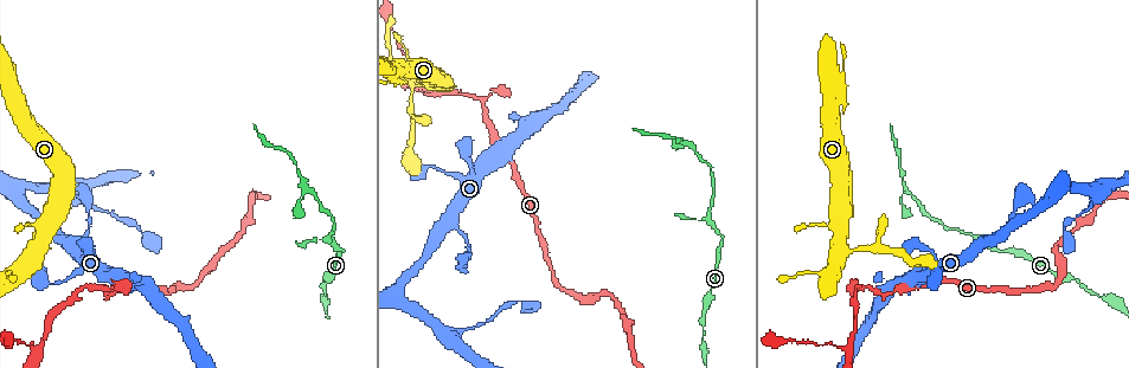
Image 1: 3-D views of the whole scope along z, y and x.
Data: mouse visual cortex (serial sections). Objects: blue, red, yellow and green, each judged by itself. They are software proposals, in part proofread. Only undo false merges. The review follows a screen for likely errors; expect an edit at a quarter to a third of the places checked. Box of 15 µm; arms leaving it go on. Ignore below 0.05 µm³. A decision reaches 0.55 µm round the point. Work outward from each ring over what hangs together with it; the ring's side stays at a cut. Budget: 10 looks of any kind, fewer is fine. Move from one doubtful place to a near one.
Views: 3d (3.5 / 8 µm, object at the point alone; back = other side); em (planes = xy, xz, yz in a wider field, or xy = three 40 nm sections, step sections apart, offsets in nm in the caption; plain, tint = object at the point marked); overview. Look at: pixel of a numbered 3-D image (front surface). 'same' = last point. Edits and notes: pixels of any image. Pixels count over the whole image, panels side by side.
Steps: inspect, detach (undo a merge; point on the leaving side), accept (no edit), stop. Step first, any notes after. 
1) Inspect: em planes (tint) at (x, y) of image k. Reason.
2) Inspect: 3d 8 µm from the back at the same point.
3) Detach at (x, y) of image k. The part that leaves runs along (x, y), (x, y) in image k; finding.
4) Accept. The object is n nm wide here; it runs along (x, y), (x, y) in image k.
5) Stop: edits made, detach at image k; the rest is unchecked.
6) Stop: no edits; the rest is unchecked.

Inspect: 3d 8 µm at (829, 105) of image 1. Arms run side by side.

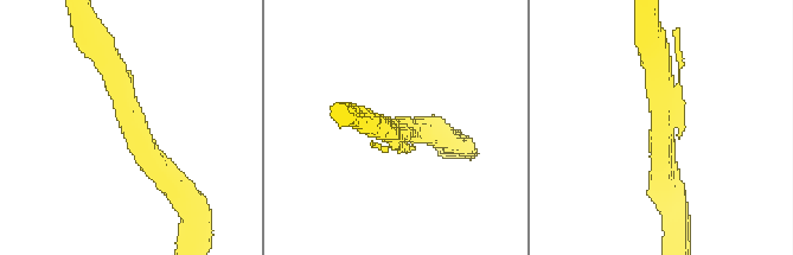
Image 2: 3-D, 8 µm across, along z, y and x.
Inspect: em xy step 3 (tint) at (131, 130) of image 2.

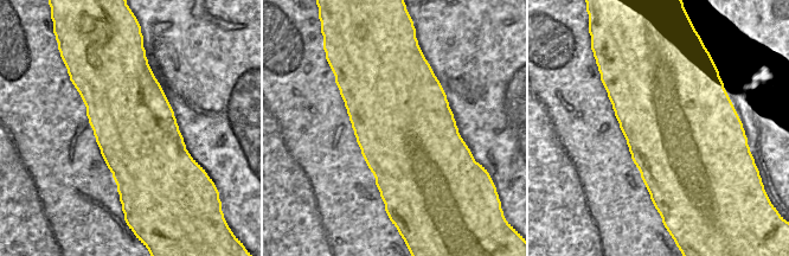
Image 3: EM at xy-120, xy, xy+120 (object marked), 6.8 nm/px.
Detach at (385, 148) of image 2. A second cell is stuck on.

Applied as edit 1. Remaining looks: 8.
Inspect: 3d 3.5 µm at (709, 210) of image 1. Thick turns thin.

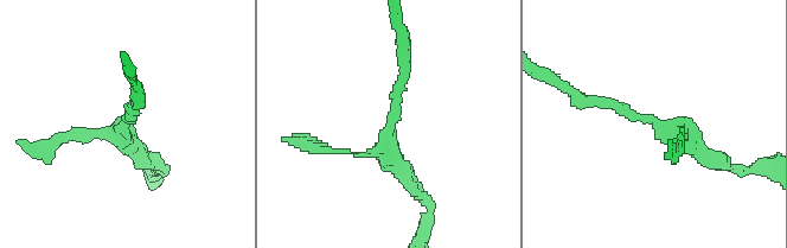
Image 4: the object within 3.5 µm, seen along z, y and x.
Inspect: em xy step 5 (tint) at (391, 124) of image 4. Shape alone is not enough.

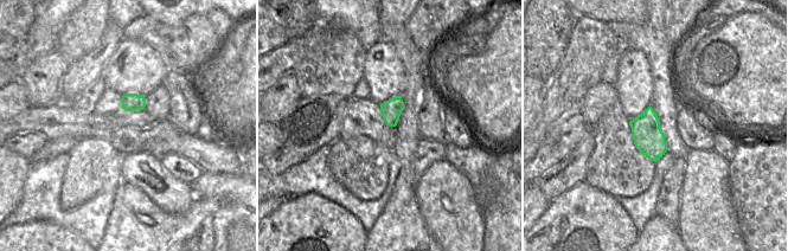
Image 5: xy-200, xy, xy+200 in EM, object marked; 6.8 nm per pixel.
Accept. The object is 140 nm wide here; it runs along (714, 163), (680, 133), (587, 103) in image 4; one cell here.

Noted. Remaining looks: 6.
Inspect: 3d 3.5 µm from the back at (904, 187) of image 1. Abrupt turn.

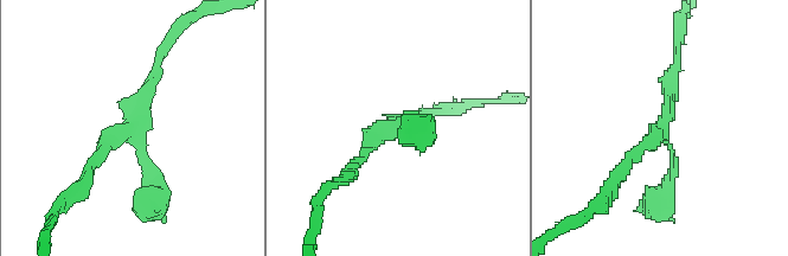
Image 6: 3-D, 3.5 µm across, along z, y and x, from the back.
Inspect: em xy step 1 (tint) at (389, 132) of image 6. Now the EM.

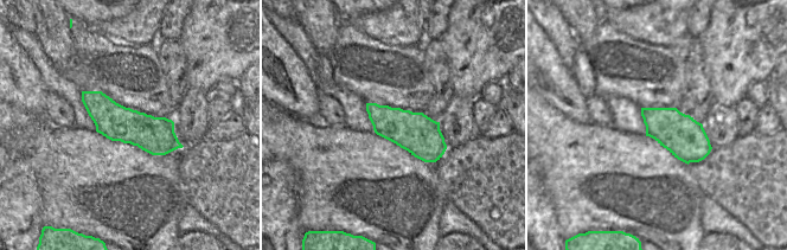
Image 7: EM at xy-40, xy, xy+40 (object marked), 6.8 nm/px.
Accept. 3 arms meet here; the arms are 150, 150, 200 nm wide; it runs along (84, 94), (115, 122), (177, 145) in image 7; one cell here.

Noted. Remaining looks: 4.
Inspect: 3d 8 µm at (484, 100) of image 1. Calibre changes.

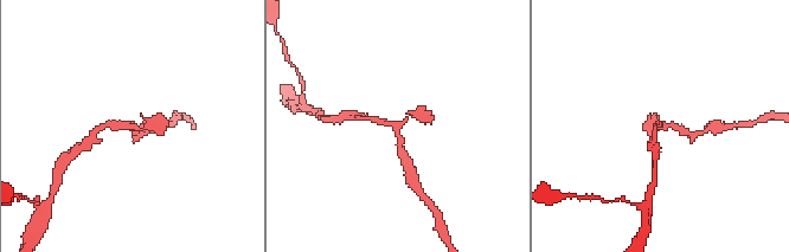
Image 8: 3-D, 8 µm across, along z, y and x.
Inspect: 3d 3.5 µm at (663, 125) of image 8.

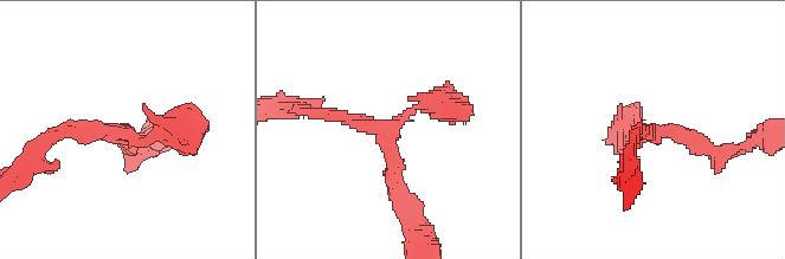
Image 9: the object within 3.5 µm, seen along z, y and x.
Inspect: em xy step 1 (tint) at (387, 131) of image 9. 3 arms meet here; the arms are 150, 200, 250 nm wide; need the tissue.

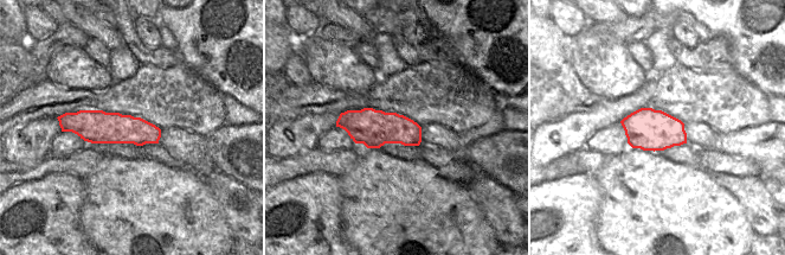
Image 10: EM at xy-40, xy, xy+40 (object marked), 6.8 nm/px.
Accept. It runs along (404, 202), (386, 133), (313, 111) in image 9; continuous, no second cell.

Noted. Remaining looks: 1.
Stop: edits made, detach at image 2; the rest is unchecked.

